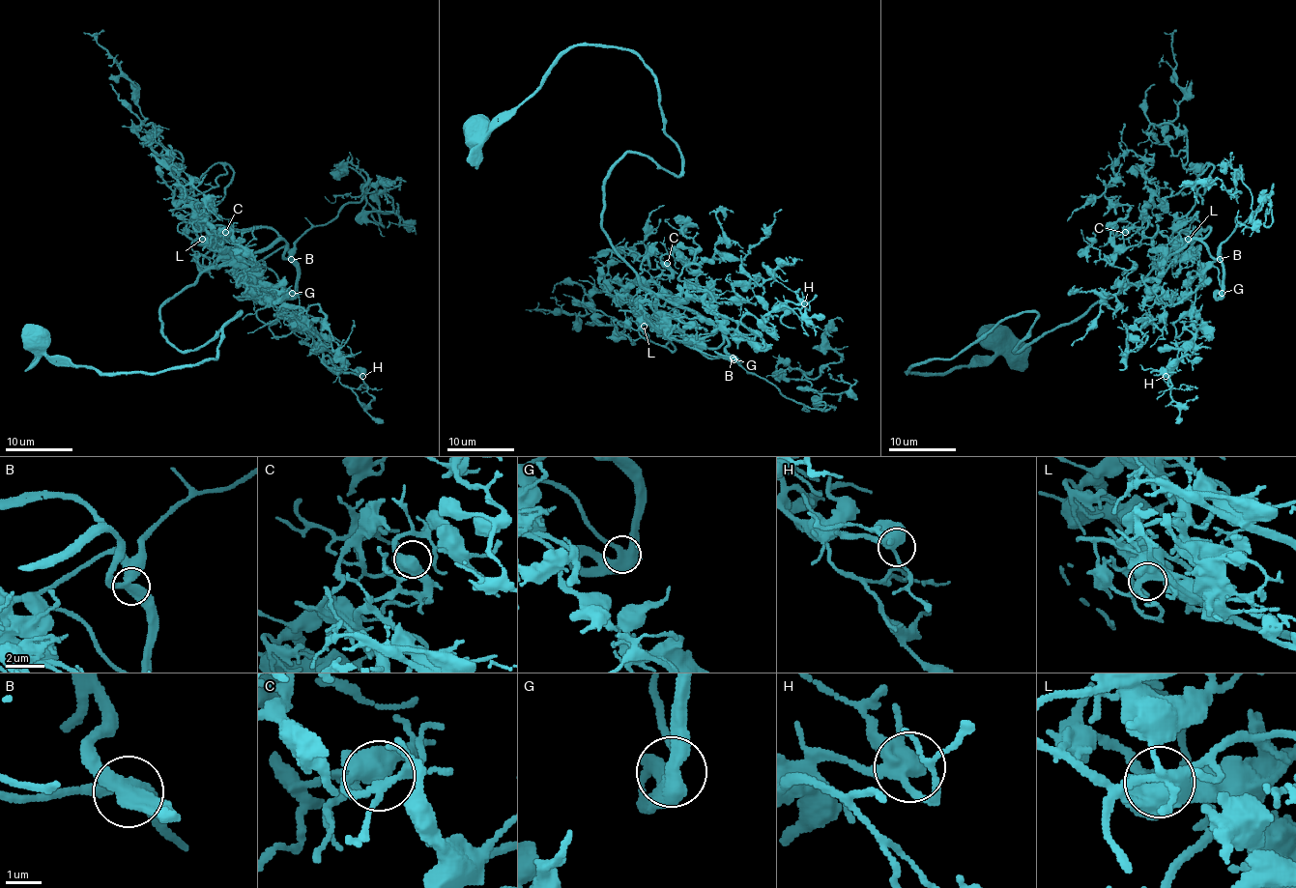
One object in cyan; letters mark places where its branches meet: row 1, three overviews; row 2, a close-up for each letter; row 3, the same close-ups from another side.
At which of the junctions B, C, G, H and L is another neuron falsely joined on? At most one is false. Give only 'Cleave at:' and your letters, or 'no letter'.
Cleave at: no letter

